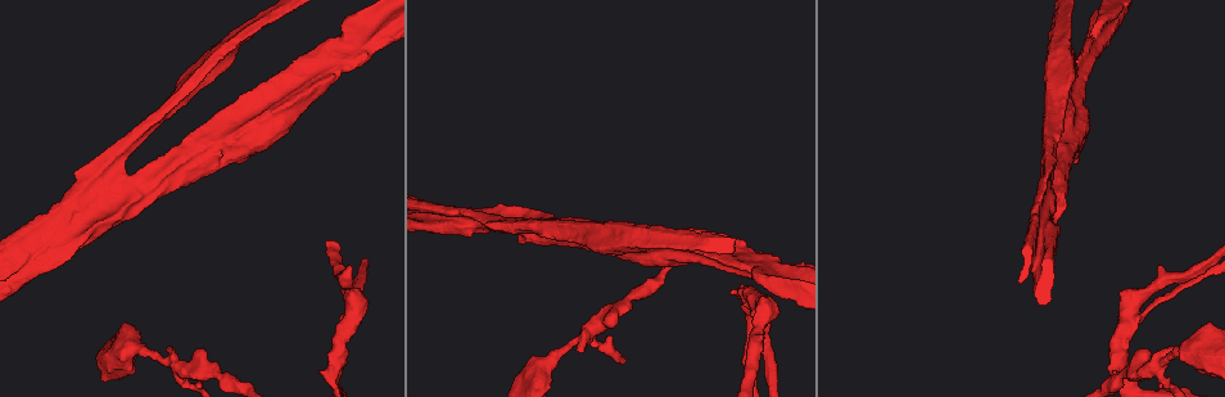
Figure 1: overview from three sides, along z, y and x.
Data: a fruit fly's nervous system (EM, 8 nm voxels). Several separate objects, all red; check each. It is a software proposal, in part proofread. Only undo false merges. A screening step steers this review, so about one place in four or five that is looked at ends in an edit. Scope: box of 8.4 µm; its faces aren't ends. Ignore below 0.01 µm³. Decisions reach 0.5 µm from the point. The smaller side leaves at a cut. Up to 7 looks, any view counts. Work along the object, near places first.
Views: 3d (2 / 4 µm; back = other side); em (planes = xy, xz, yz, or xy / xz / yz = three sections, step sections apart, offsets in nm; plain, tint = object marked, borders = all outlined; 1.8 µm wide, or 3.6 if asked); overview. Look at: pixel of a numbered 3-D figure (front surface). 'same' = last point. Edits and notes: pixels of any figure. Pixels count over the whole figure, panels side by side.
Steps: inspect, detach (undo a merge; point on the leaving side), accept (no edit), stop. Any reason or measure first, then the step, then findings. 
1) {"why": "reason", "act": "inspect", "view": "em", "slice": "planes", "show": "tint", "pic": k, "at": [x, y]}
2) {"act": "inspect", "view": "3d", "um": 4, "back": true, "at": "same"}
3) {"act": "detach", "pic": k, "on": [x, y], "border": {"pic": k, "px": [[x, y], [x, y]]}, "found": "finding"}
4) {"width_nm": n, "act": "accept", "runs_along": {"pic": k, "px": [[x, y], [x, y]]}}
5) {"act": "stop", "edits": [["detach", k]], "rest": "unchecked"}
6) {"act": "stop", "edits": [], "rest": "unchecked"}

{"why": "sharp bend", "act": "inspect", "view": "3d", "um": 4, "pic": 1, "at": [1101, 37]}

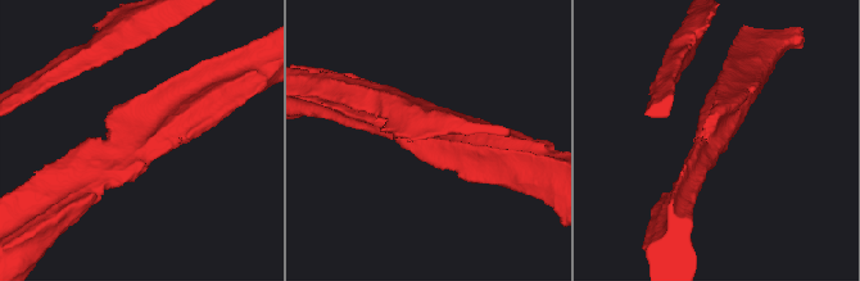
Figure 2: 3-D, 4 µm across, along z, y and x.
{"act": "inspect", "view": "em", "slice": "planes", "show": "tint", "pic": 2, "at": [449, 137]}

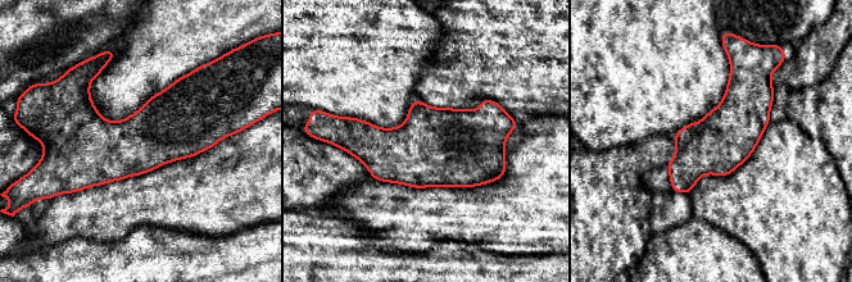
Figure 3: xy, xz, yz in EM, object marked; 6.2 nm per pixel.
{"act": "accept", "found": "continuous, no second neuron"}

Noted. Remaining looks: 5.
{"why": "a fork", "act": "inspect", "view": "em", "slice": "yz", "step": 8, "show": "tint", "pic": 1, "at": [766, 309]}

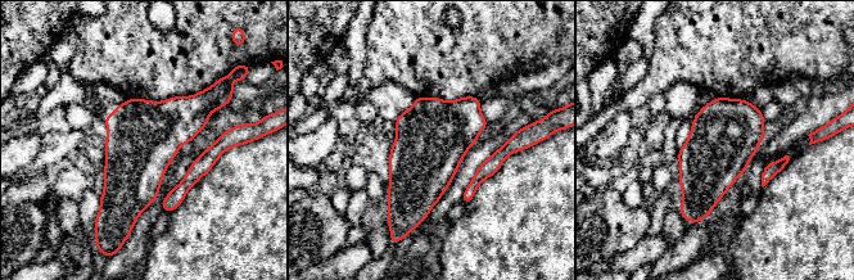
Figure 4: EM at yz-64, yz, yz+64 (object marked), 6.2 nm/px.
{"why": "cut it another way", "act": "inspect", "view": "em", "slice": "xy", "step": 8, "show": "borders", "at": "same"}

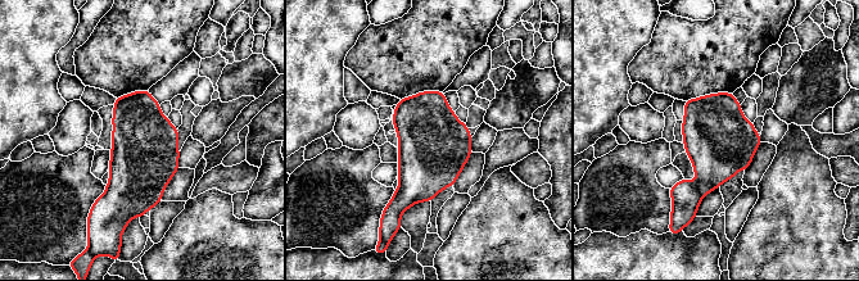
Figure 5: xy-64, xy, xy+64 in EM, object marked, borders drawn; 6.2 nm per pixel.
{"act": "detach", "pic": 5, "on": [686, 199], "border": {"pic": 5, "px": [[694, 182], [702, 196]]}, "found": "a second neuron is stuck on"}

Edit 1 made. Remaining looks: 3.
{"why": "redraw", "act": "inspect", "view": "overview"}

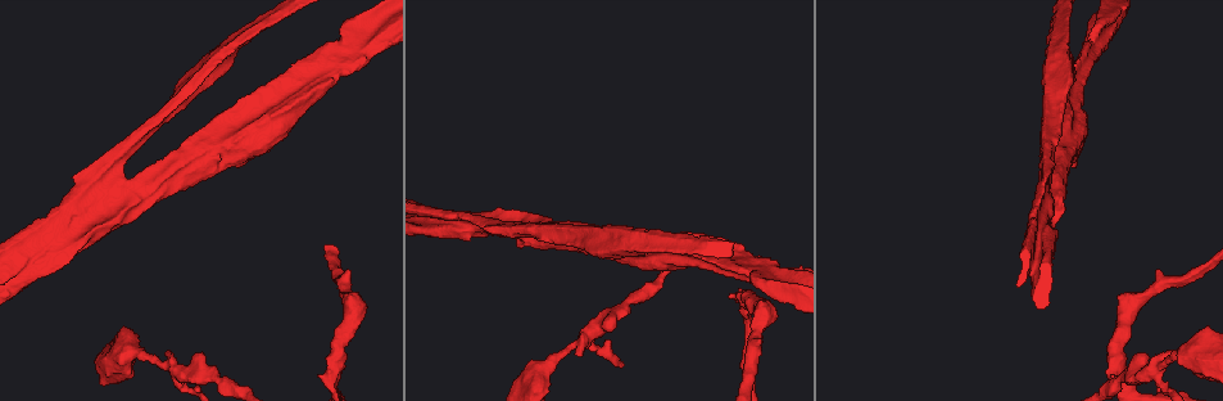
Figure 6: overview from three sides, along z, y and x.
{"why": "calibre changes", "act": "inspect", "view": "3d", "um": 4, "pic": 6, "at": [87, 212]}

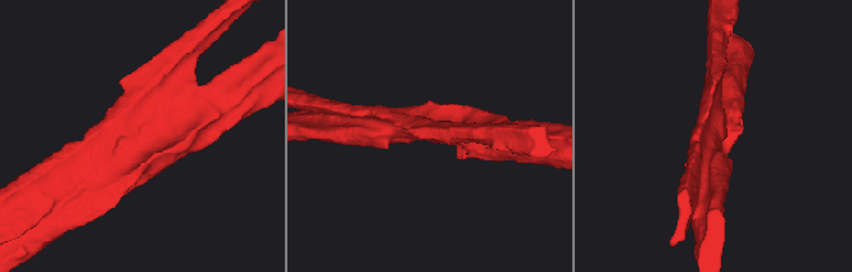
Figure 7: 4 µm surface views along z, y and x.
{"why": "now the EM", "act": "inspect", "view": "em", "slice": "planes", "show": "tint", "pic": 7, "at": [142, 127]}

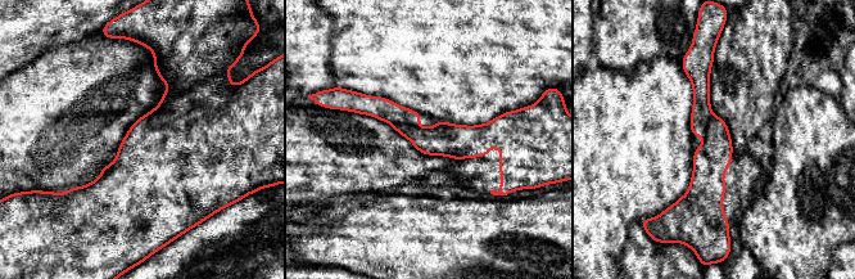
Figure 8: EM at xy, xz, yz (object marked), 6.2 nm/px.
{"act": "detach", "pic": 8, "on": [182, 58], "border": {"pic": 8, "px": [[206, 79], [150, 112]]}, "found": "a second neuron is stuck on"}

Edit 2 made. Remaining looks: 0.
{"act": "stop", "edits": [["detach", 5], ["detach", 8]], "rest": "unchecked"}

